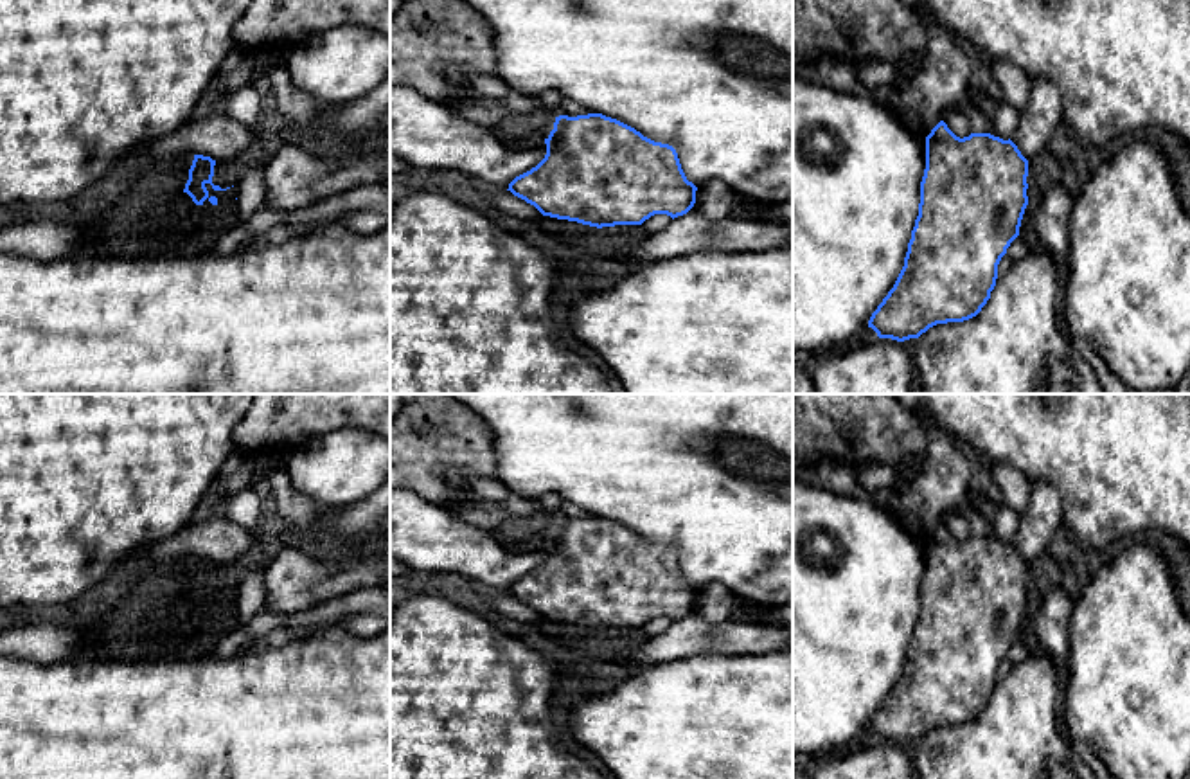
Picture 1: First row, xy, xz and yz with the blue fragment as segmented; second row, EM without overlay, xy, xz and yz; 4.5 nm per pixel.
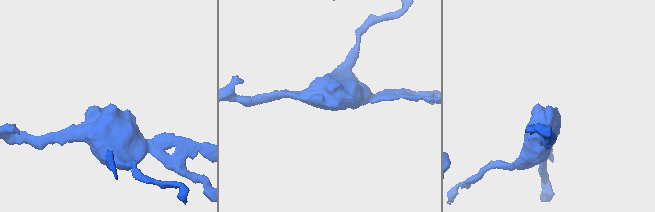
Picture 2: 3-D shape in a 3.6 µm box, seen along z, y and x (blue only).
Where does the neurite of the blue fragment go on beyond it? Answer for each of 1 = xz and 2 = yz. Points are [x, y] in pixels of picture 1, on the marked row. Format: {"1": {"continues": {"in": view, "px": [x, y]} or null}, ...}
{"1": {"continues": null}, "2": {"continues": null}}

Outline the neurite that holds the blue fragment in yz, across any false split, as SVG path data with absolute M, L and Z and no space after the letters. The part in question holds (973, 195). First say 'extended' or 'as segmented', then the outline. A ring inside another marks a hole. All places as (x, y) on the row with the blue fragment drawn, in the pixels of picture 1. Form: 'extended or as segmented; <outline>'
as segmented; M940 121L926 137L920 203L904 266L868 320L879 338L904 342L929 327L976 317L996 286L998 264L1019 236L1028 205L1028 160L1008 139L990 133L956 137Z

